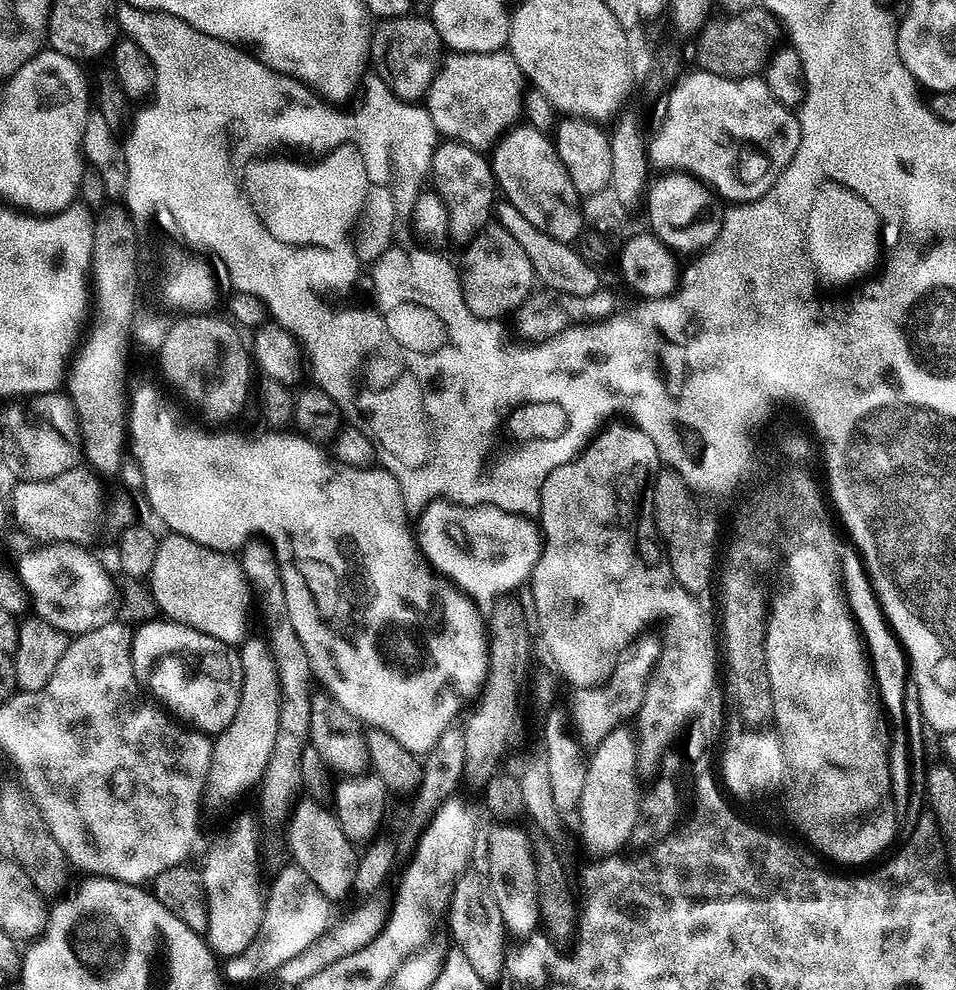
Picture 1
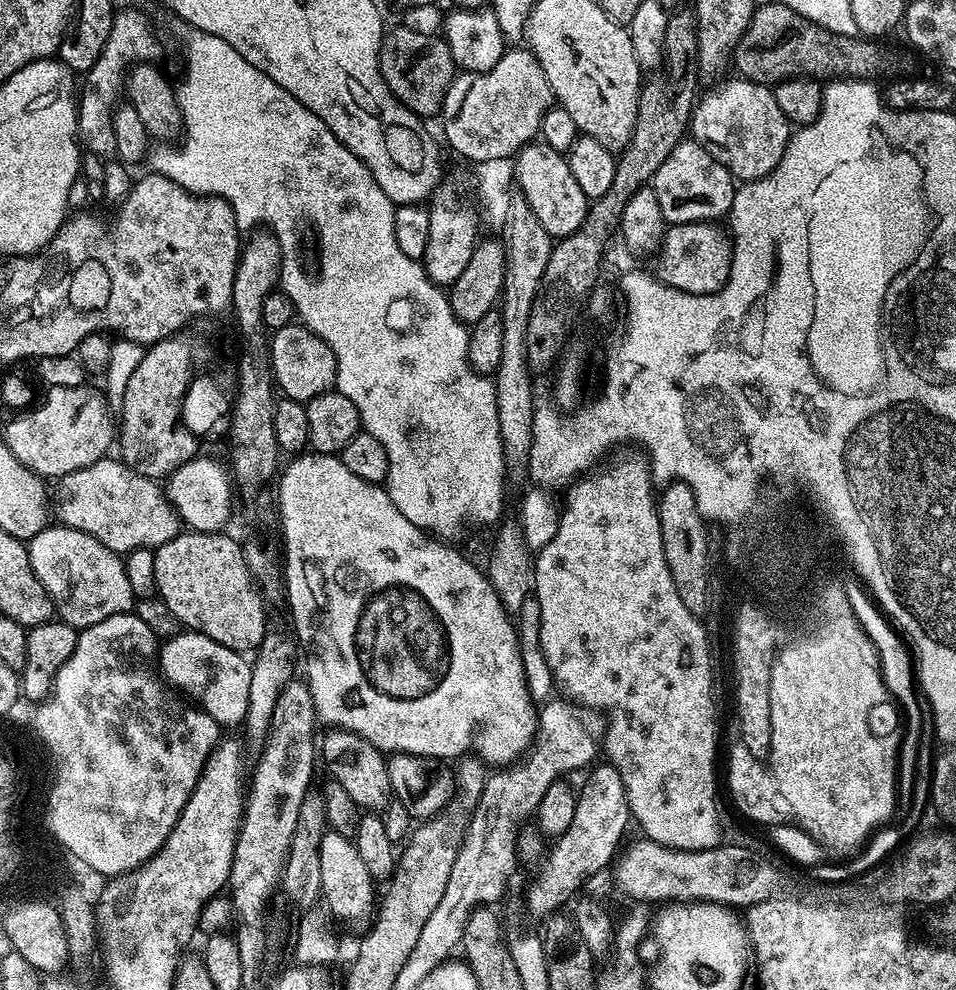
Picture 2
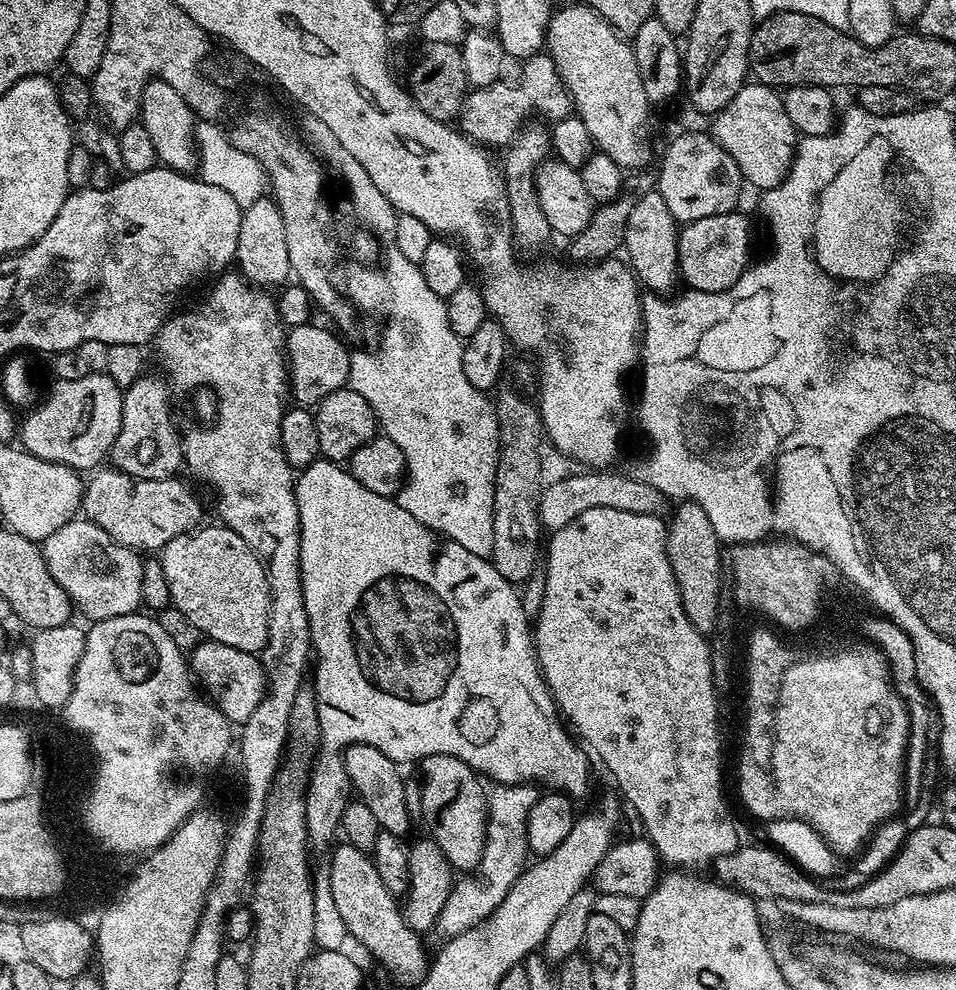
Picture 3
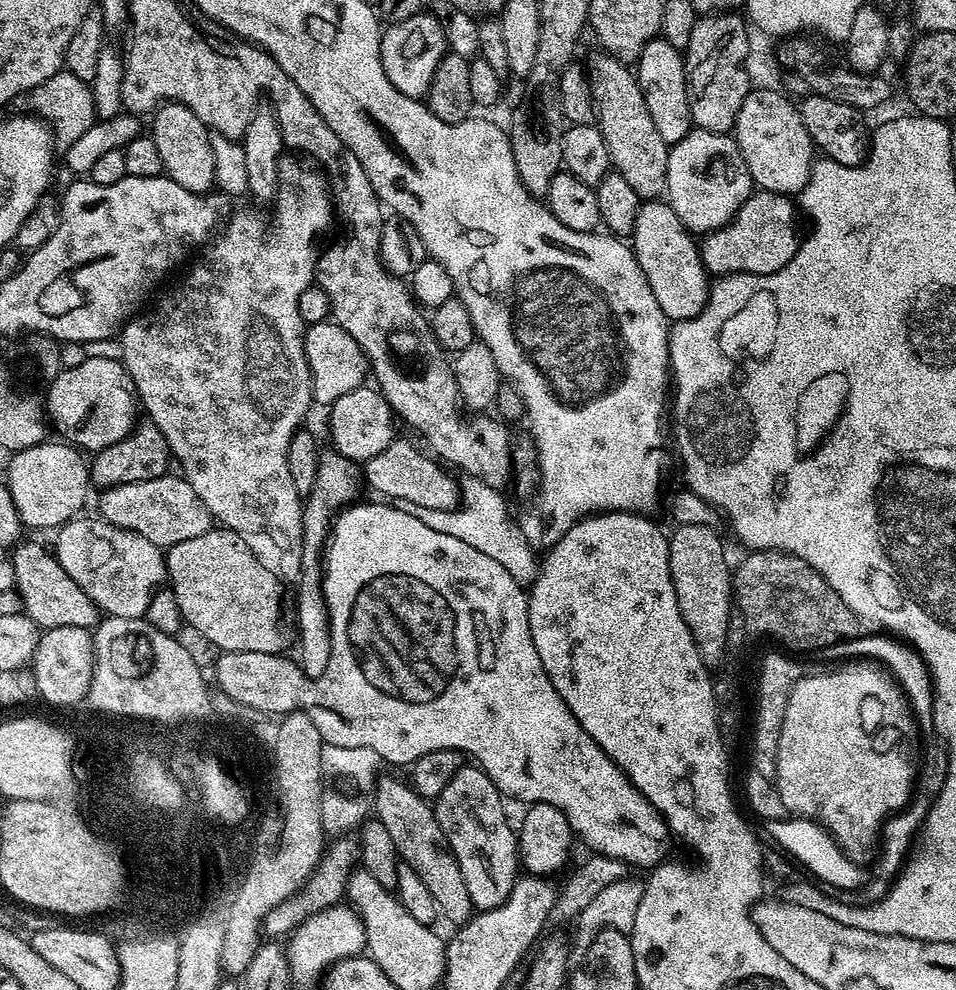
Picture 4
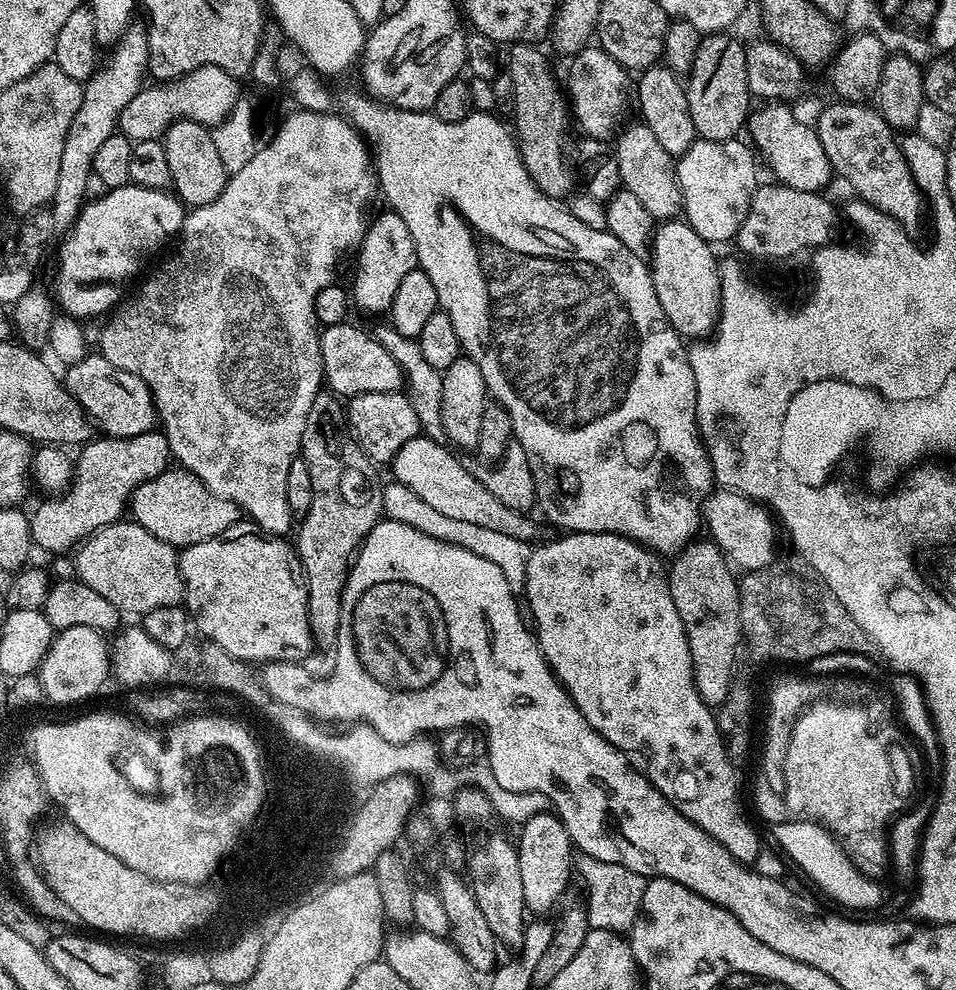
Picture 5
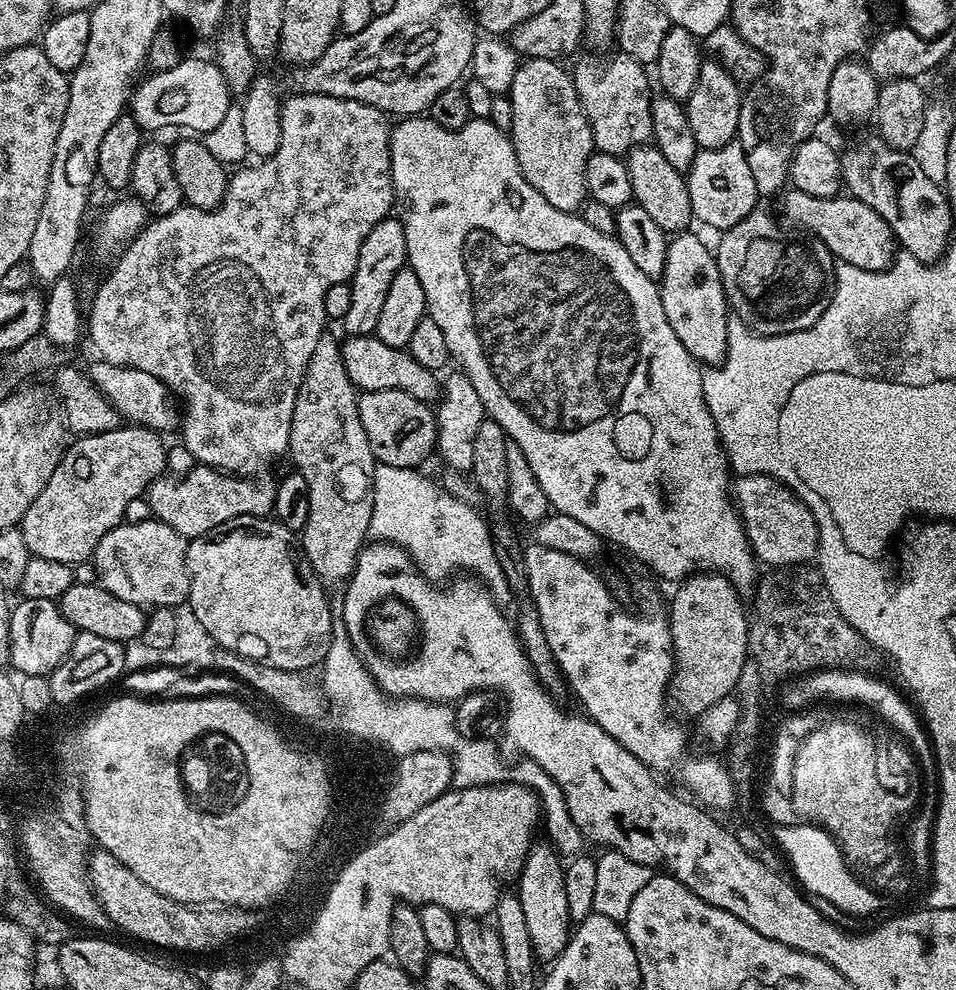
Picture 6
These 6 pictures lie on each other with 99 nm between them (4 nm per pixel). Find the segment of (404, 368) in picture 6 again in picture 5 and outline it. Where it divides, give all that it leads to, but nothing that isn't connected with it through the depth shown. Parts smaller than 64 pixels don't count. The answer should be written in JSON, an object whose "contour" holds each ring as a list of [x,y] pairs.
{"contour":[[[352,322],[324,328],[320,334],[320,349],[324,367],[323,383],[336,398],[398,392],[405,387],[404,371],[398,362],[394,362],[394,358],[390,358],[386,346],[382,346],[382,342],[371,331],[363,332],[362,329],[355,328]]]}

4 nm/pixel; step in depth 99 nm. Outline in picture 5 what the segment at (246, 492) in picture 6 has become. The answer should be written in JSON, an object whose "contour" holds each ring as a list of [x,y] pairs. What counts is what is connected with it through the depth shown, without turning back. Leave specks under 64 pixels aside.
{"contour":[[[172,466],[133,490],[130,516],[135,523],[150,530],[154,538],[162,538],[162,542],[183,550],[192,544],[221,536],[231,524],[237,523],[238,509],[234,502],[218,498],[218,494],[209,490],[194,473]]]}

